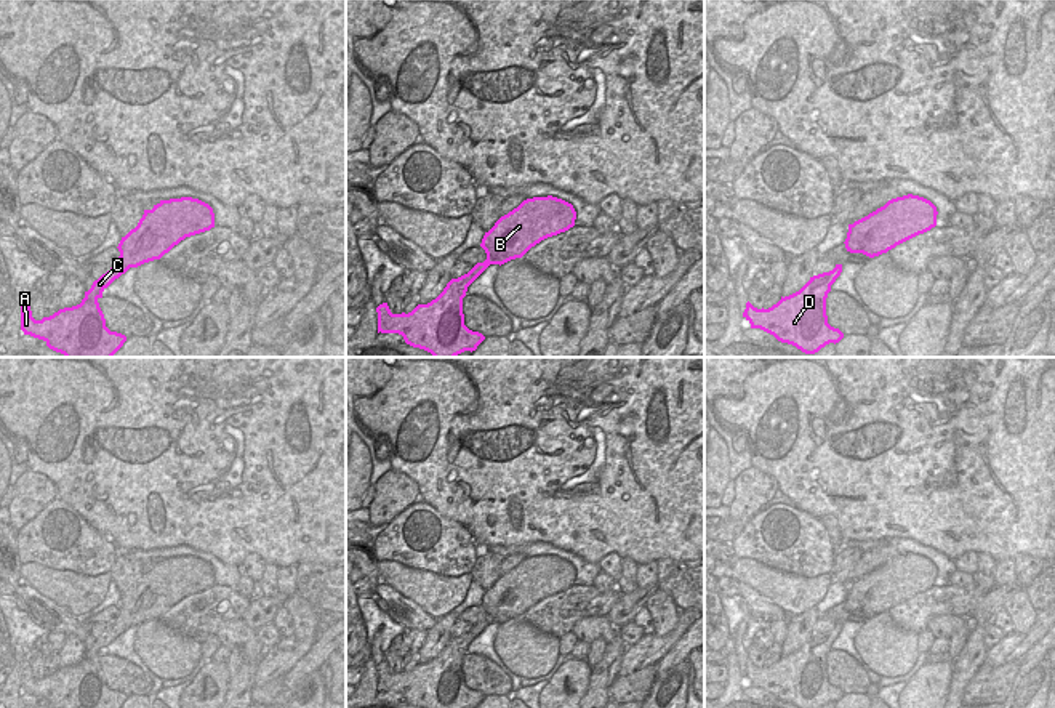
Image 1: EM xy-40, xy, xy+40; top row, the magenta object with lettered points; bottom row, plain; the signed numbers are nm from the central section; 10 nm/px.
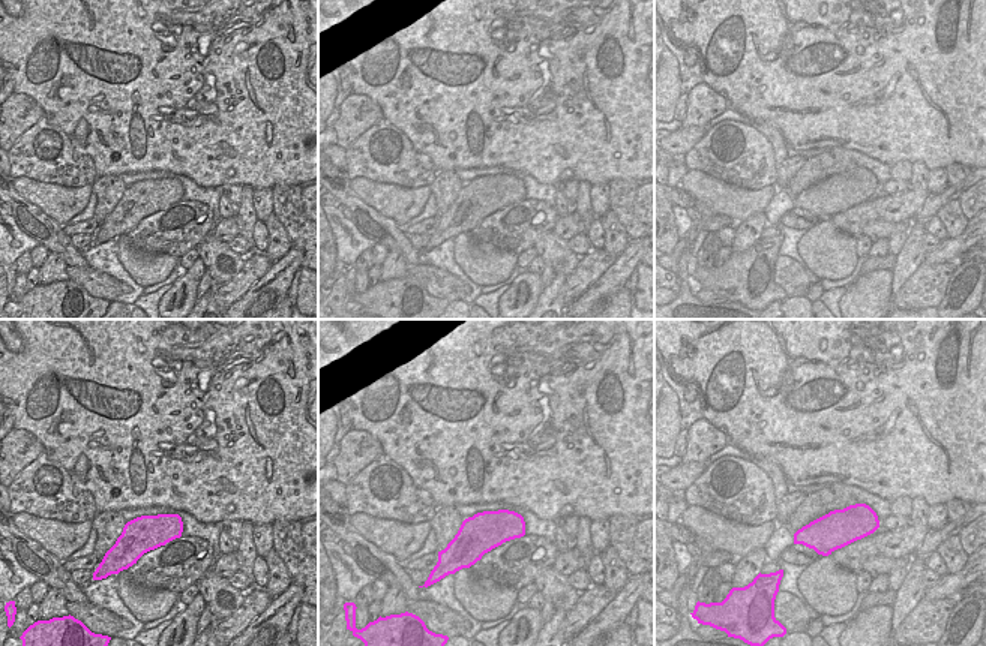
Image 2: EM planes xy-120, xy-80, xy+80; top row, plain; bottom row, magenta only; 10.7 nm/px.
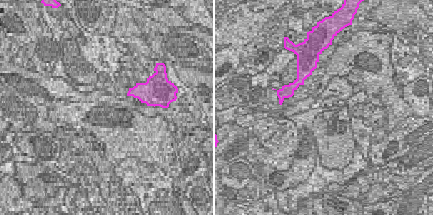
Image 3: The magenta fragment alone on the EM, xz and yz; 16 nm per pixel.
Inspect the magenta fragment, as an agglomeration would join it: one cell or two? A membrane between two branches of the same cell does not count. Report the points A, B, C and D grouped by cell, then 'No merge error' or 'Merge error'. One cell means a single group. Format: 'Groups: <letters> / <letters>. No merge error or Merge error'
Groups: A B C D. No merge error.

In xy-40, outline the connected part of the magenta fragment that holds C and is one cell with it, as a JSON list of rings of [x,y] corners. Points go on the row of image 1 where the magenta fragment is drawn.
[[[192,197],[160,200],[152,210],[144,210],[138,226],[122,237],[118,259],[93,282],[80,304],[35,320],[26,301],[21,304],[21,330],[66,357],[112,357],[126,336],[106,327],[98,303],[102,292],[130,268],[160,259],[186,237],[211,227],[215,213],[208,203]]]

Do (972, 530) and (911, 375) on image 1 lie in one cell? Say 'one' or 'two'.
one

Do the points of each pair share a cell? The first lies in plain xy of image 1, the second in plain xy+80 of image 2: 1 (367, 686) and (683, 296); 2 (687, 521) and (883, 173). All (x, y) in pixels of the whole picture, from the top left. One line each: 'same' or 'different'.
1: same
2: different

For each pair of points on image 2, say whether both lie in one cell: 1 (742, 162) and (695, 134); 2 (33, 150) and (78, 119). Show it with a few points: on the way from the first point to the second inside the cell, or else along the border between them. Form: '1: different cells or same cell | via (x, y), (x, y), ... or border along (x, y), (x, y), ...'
1: different cells | border along (709, 128), (683, 156)
2: different cells | border along (44, 117), (65, 134), (75, 153), (86, 155)

